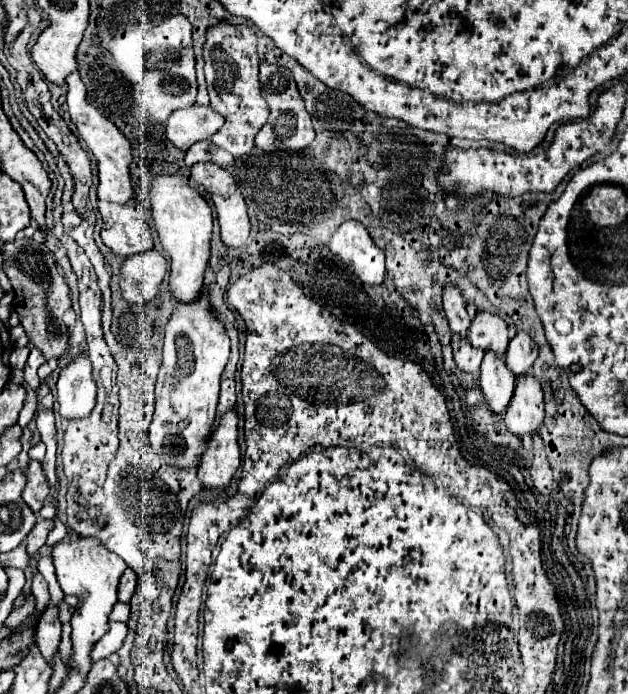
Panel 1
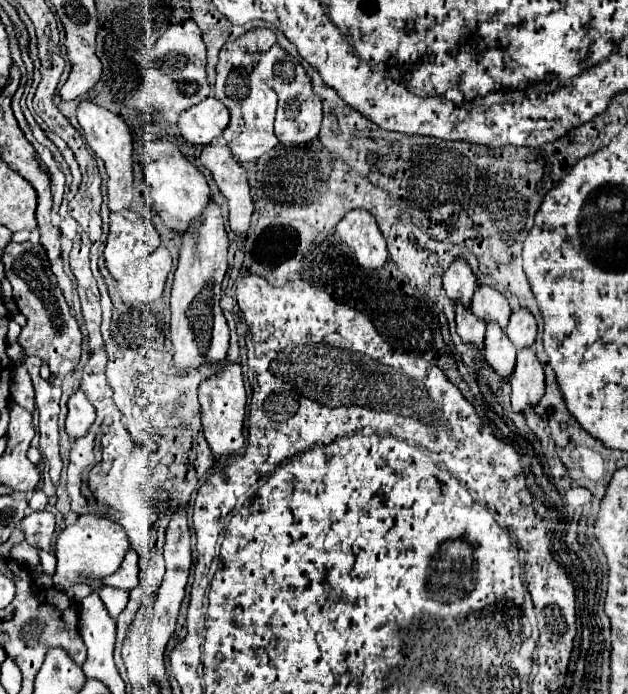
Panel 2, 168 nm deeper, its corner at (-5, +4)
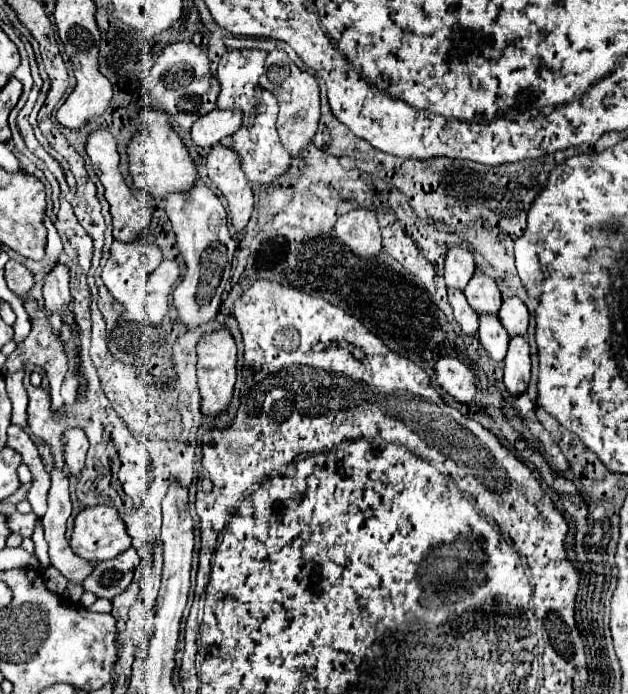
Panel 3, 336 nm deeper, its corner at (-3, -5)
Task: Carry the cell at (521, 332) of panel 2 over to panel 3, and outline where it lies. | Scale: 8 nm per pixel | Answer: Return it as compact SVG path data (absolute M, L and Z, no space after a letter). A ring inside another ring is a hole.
M509 297L503 299L503 305L497 313L499 321L503 323L503 327L507 329L509 335L525 335L527 333L527 325L529 325L529 311L525 307L525 303L519 297Z

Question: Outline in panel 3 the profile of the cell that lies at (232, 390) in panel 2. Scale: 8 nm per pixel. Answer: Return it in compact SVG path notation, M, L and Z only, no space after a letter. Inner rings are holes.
M219 329L203 335L197 341L197 377L199 377L199 391L201 391L201 413L215 417L227 409L233 397L235 385L235 361L237 361L237 347L229 333L229 329Z

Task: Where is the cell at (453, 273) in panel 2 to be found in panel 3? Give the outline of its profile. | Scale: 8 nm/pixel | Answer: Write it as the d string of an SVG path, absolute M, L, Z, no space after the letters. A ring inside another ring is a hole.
M451 247L447 249L445 257L445 283L457 289L463 289L475 271L473 253L465 247Z

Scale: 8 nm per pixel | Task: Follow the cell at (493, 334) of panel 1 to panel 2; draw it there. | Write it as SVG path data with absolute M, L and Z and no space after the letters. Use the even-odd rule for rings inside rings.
M477 286L471 300L471 312L483 322L497 322L501 330L509 324L511 308L507 298L491 286Z

